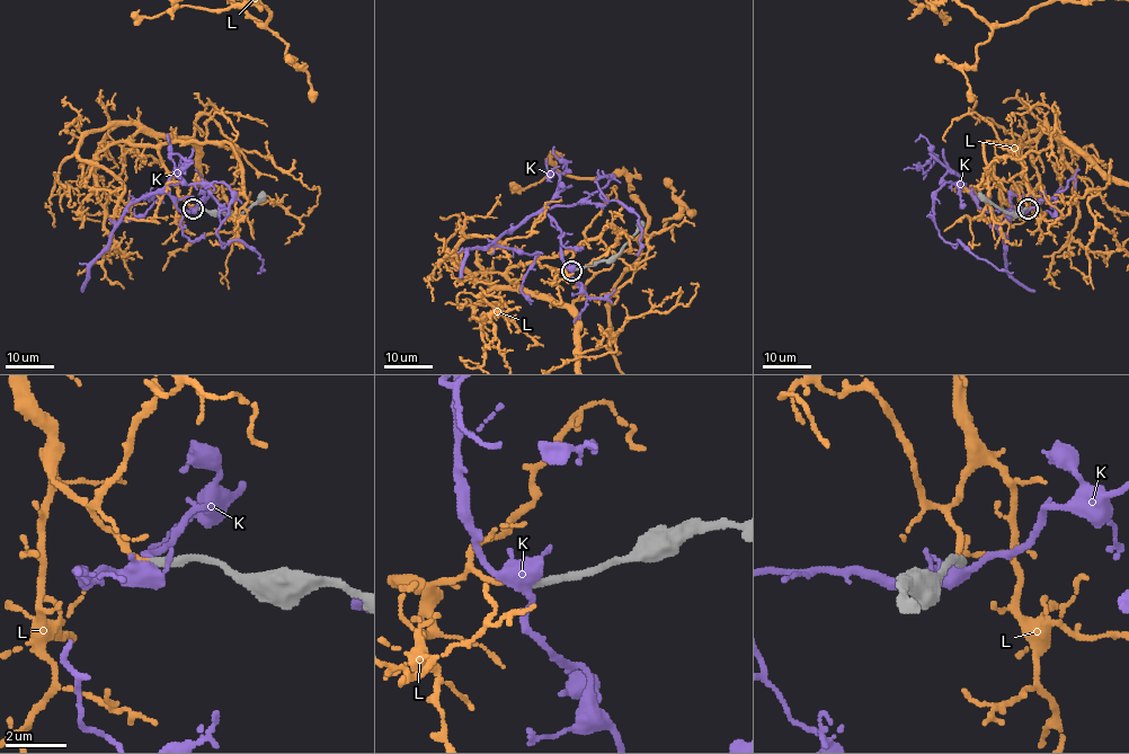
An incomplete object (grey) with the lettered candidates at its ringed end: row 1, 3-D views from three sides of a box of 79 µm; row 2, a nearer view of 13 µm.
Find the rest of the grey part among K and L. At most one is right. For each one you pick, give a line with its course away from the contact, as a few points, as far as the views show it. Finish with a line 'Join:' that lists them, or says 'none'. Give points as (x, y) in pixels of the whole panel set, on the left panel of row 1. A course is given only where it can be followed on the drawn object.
Join: none

